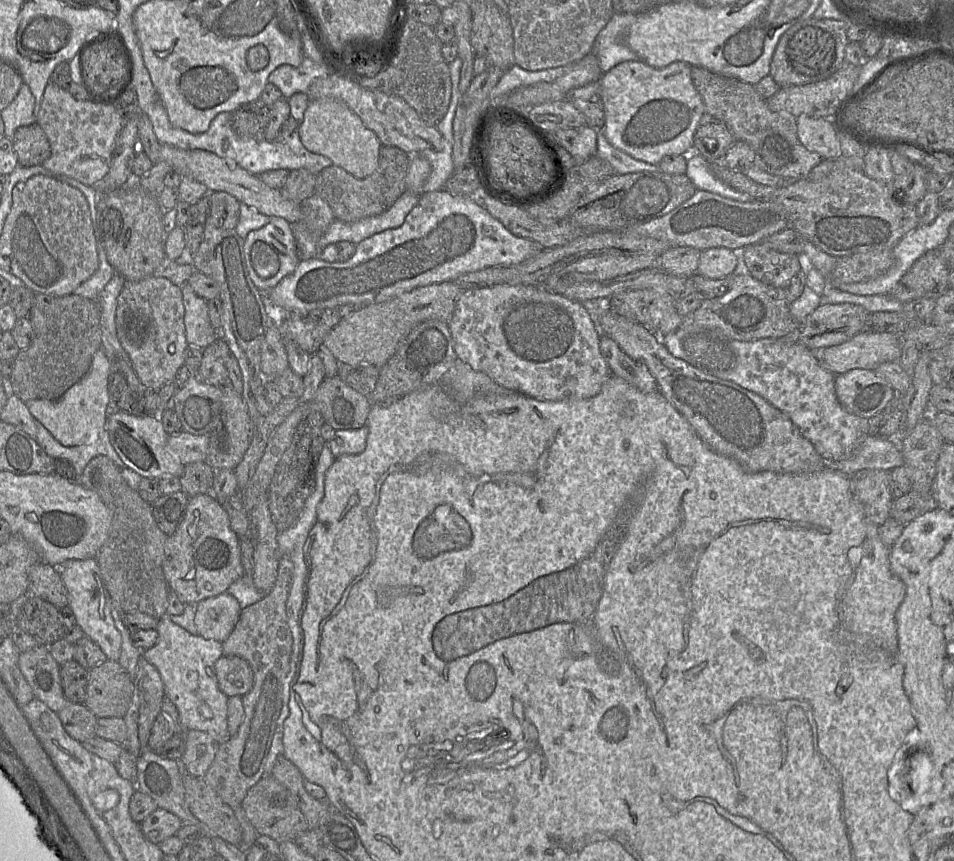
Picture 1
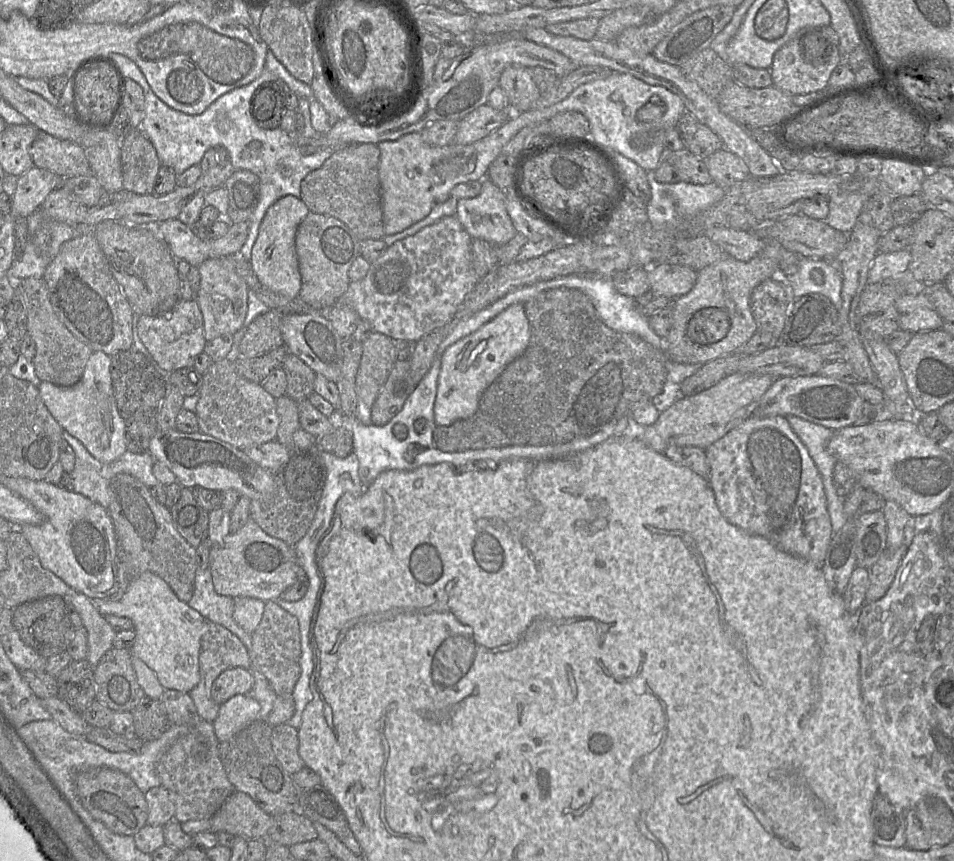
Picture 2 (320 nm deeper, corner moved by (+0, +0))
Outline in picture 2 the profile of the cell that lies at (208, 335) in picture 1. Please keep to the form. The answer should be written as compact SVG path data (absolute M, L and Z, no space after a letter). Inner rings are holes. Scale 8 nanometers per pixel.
M209 258L198 266L198 270L200 283L195 300L203 315L205 339L211 341L223 334L235 334L242 328L248 310L247 283L224 265L223 258Z

